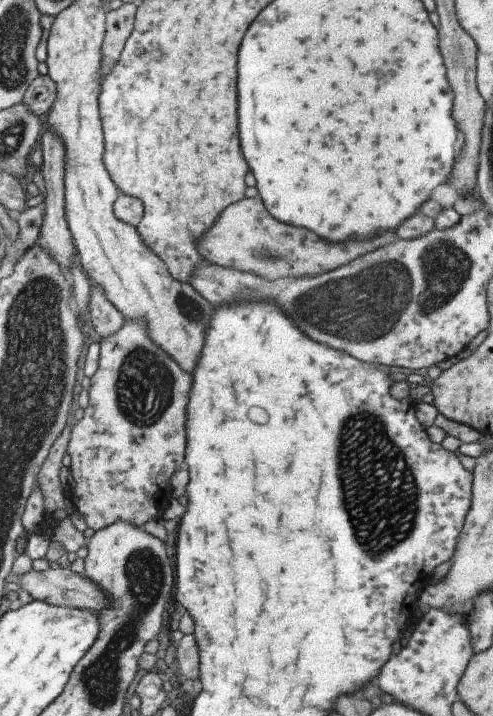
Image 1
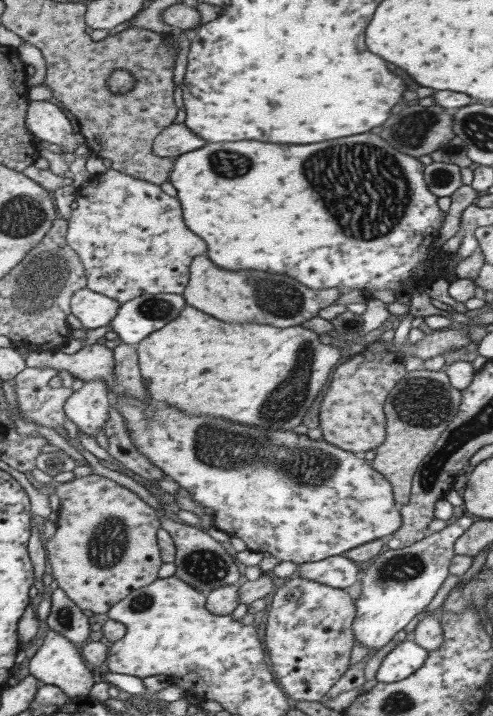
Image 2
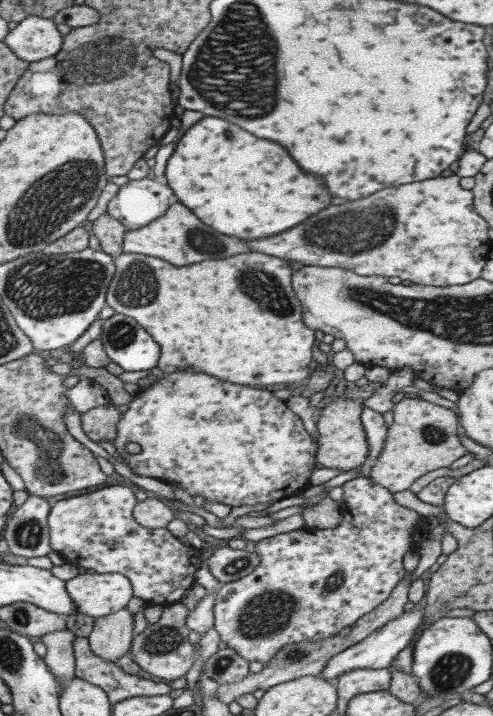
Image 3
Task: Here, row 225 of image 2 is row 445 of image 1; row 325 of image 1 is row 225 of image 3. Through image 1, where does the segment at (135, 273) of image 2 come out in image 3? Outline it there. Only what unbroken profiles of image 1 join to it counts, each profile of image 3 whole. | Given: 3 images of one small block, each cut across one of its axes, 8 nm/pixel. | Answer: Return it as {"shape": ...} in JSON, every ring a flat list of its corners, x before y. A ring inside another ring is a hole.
{"shape":[[128,180,118,186,106,206,107,215,117,219,124,230,135,230,158,219,169,207,171,189,156,180]]}

